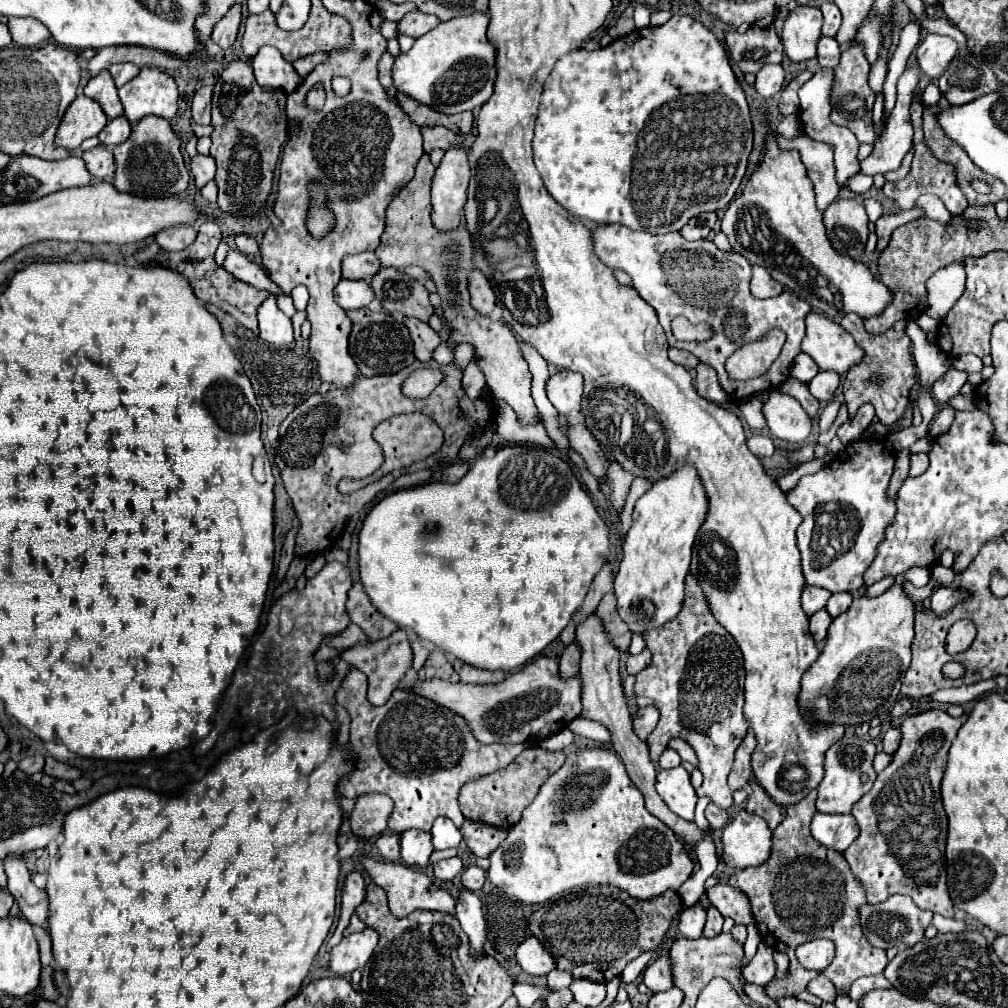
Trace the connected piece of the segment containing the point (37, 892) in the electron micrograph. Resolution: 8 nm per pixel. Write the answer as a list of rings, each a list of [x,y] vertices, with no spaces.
[[[10,855],[10,859],[6,859],[4,863],[4,869],[8,875],[8,891],[14,895],[20,915],[34,927],[48,929],[48,895],[44,893],[44,889],[38,889],[32,883],[22,857]]]

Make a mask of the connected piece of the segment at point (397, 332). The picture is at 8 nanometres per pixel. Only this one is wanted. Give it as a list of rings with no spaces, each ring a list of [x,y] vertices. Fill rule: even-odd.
[[[370,309],[348,311],[348,317],[352,319],[350,355],[358,365],[358,373],[362,377],[374,377],[382,373],[390,375],[408,367],[414,361],[408,329],[398,319],[394,319],[386,311],[370,311]]]

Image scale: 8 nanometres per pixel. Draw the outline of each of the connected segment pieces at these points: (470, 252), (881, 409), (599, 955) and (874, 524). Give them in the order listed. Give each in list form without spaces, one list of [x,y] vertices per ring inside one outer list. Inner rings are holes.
[[[424,153],[416,165],[414,179],[388,205],[386,229],[382,233],[382,241],[376,249],[376,255],[382,267],[402,269],[404,265],[418,265],[430,275],[442,299],[442,323],[450,331],[450,341],[470,343],[474,347],[478,367],[484,373],[486,385],[492,389],[494,397],[510,403],[516,409],[522,423],[536,423],[536,407],[530,397],[532,375],[520,351],[516,335],[510,331],[510,327],[506,327],[506,323],[492,321],[488,315],[478,315],[478,311],[470,307],[468,275],[474,271],[474,243],[470,231],[464,227],[466,221],[462,221],[460,227],[456,227],[454,231],[438,231],[432,225],[430,181],[435,169],[430,157]]]
[[[854,313],[846,315],[840,321],[840,325],[854,337],[858,347],[862,347],[862,351],[864,351],[862,363],[856,363],[854,369],[848,371],[846,381],[844,381],[844,397],[848,403],[848,417],[852,419],[860,405],[870,403],[870,405],[874,405],[876,417],[882,421],[882,425],[886,425],[886,427],[894,425],[904,415],[904,409],[908,405],[908,393],[916,379],[916,367],[914,367],[914,361],[910,355],[910,339],[904,333],[906,321],[894,323],[894,327],[890,327],[886,333],[880,333],[880,335],[868,333],[864,329],[864,321]]]
[[[598,885],[598,887],[578,887],[564,893],[560,899],[546,903],[536,913],[532,913],[528,921],[530,933],[554,955],[558,971],[570,971],[574,979],[588,979],[596,983],[608,983],[618,977],[624,967],[634,961],[640,953],[652,951],[668,931],[672,919],[682,911],[682,899],[674,891],[666,891],[656,899],[638,901],[630,897],[626,891],[612,887],[612,885]]]
[[[866,439],[854,441],[834,457],[830,465],[820,469],[814,475],[806,475],[798,481],[798,485],[788,493],[790,505],[802,515],[802,525],[798,527],[798,549],[802,555],[802,571],[806,585],[822,587],[832,593],[840,591],[856,591],[862,587],[862,575],[870,561],[874,559],[874,551],[878,543],[884,539],[884,527],[894,519],[894,501],[886,499],[886,487],[890,483],[894,471],[894,453],[886,447],[884,441]]]

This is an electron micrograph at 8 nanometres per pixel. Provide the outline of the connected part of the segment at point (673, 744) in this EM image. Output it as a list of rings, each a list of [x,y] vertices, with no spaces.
[[[681,738],[672,739],[669,742],[668,747],[676,750],[678,754],[680,754],[682,761],[688,761],[692,765],[696,765],[696,754],[692,747],[688,743],[686,743],[686,741],[684,741],[683,739]]]

